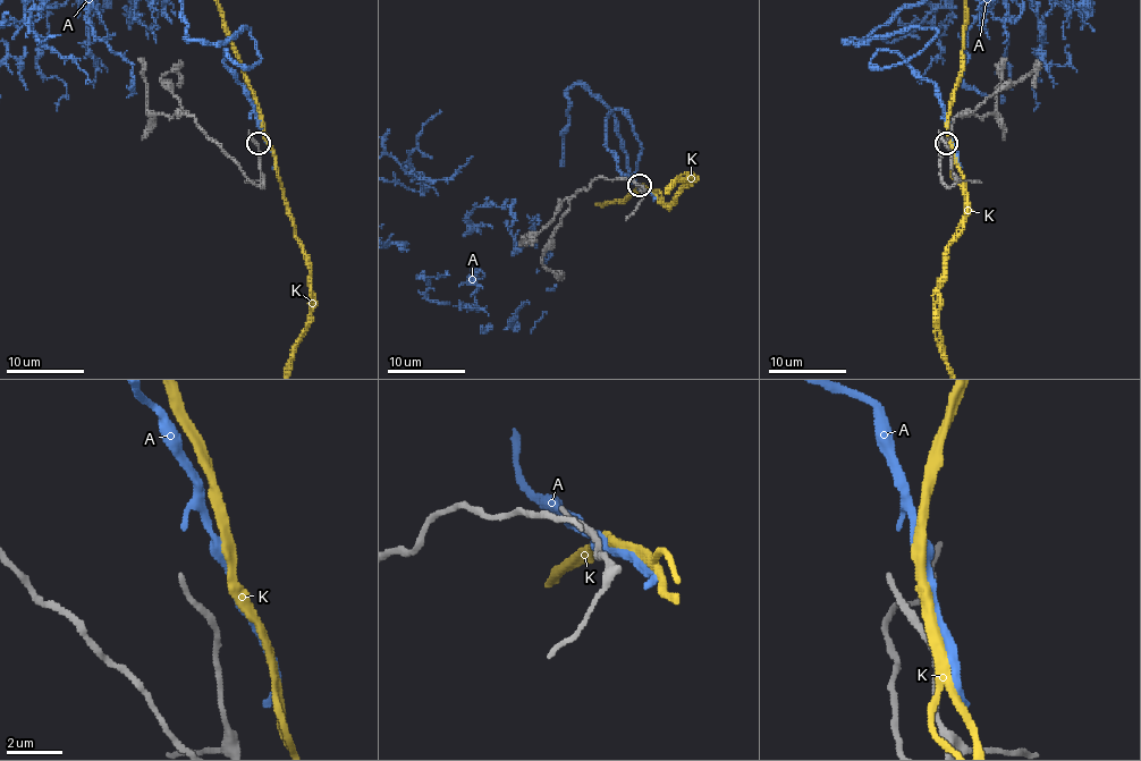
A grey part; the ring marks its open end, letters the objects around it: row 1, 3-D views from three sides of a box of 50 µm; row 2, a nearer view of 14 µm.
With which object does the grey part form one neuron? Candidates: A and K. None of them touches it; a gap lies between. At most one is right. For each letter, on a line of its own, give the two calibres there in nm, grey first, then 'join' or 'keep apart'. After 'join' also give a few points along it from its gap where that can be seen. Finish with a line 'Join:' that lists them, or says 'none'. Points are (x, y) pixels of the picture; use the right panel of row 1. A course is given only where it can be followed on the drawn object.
A: calibres 240 and 280 nm; join; course (951, 142), (929, 79), (871, 64), (937, 31), (845, 41)
K: calibres 240 and 380 nm; keep apart
Join: A

